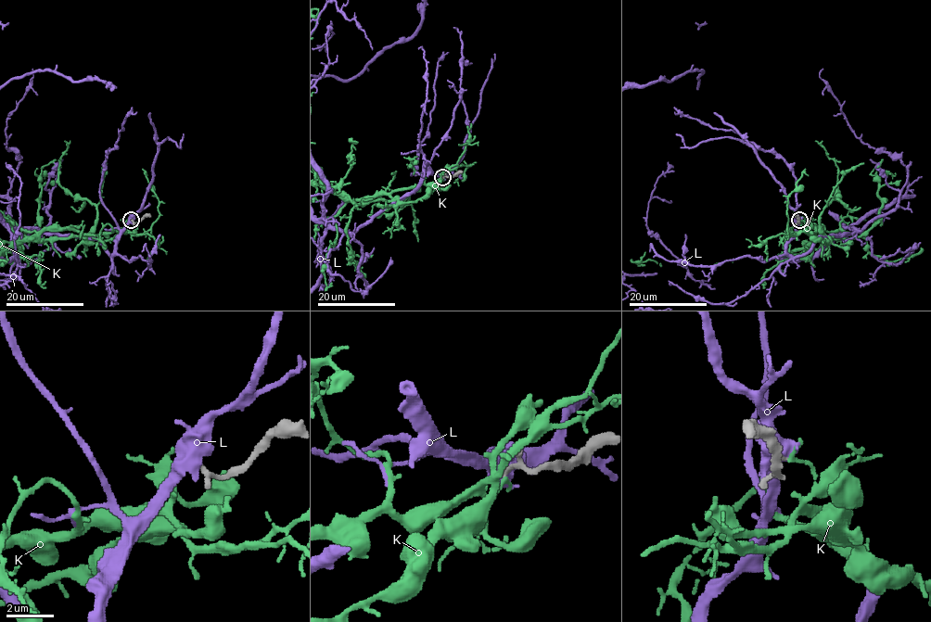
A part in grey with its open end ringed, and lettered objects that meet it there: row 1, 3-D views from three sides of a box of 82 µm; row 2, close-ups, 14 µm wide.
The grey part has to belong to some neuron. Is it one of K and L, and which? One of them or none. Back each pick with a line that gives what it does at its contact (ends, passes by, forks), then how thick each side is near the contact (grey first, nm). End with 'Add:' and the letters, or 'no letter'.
Add: no letter

